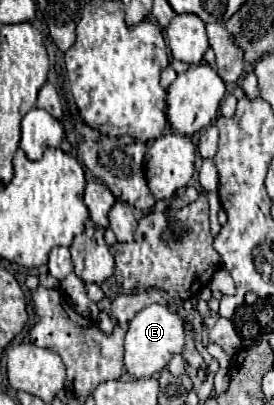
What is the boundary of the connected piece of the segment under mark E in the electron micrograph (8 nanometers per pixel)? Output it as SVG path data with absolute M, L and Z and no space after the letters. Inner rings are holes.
M150 304L142 312L138 312L130 322L124 338L124 364L128 368L128 374L132 378L150 378L158 374L164 366L168 366L174 354L184 352L184 334L190 326L192 324L178 312L172 312L162 304Z

